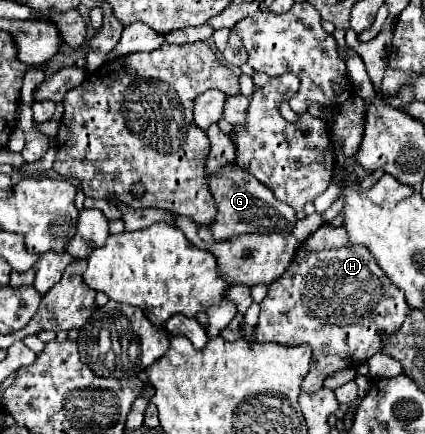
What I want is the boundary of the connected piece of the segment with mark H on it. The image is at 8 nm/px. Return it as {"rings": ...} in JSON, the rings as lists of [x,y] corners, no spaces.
{"rings":[[[319,226],[297,250],[289,270],[277,282],[269,284],[267,296],[261,302],[259,322],[255,326],[257,342],[279,342],[279,344],[309,344],[313,360],[309,374],[303,378],[303,392],[317,392],[323,386],[325,376],[343,370],[357,368],[377,354],[383,346],[383,334],[391,334],[401,326],[409,314],[409,304],[397,286],[389,282],[385,272],[377,266],[373,254],[365,246],[353,246],[347,238],[345,226]]]}

